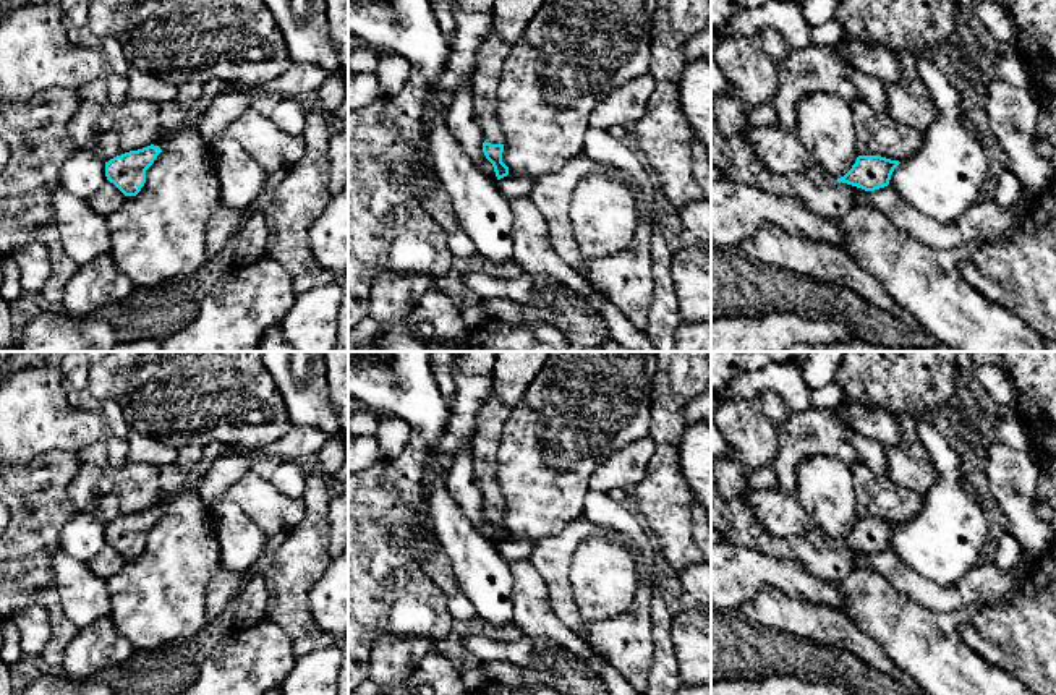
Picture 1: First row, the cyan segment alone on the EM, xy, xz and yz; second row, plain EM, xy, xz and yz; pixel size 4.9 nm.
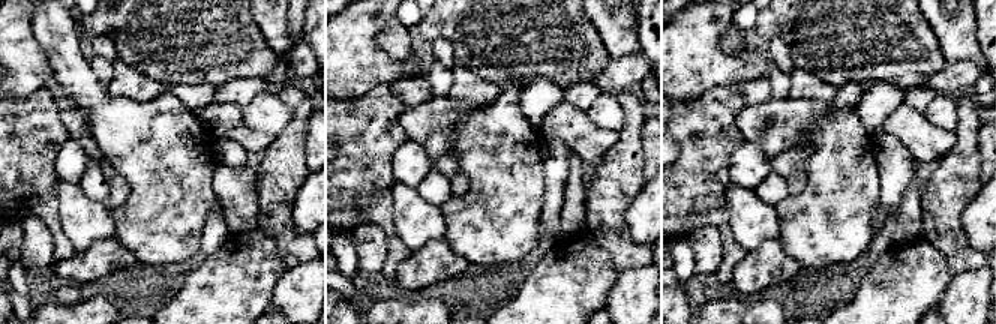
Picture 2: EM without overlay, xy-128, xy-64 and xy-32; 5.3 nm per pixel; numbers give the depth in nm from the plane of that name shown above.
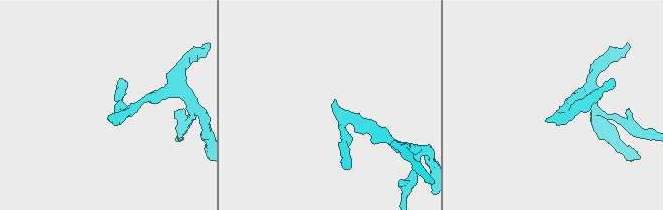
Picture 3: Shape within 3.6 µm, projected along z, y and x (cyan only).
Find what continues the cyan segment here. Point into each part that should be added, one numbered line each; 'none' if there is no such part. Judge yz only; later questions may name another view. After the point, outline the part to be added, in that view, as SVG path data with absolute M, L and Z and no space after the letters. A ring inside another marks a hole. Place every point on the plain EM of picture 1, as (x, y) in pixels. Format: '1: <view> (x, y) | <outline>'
1: yz (831, 561) | M711 478L711 527L724 533L724 541L756 549L763 554L795 561L811 575L831 582L844 580L860 551L831 543L820 531L781 538L766 530L747 505L747 489L734 499L717 494Z

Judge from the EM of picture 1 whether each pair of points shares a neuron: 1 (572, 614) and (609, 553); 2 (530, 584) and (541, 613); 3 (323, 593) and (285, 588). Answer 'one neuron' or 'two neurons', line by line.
1: two neurons
2: one neuron
3: two neurons

